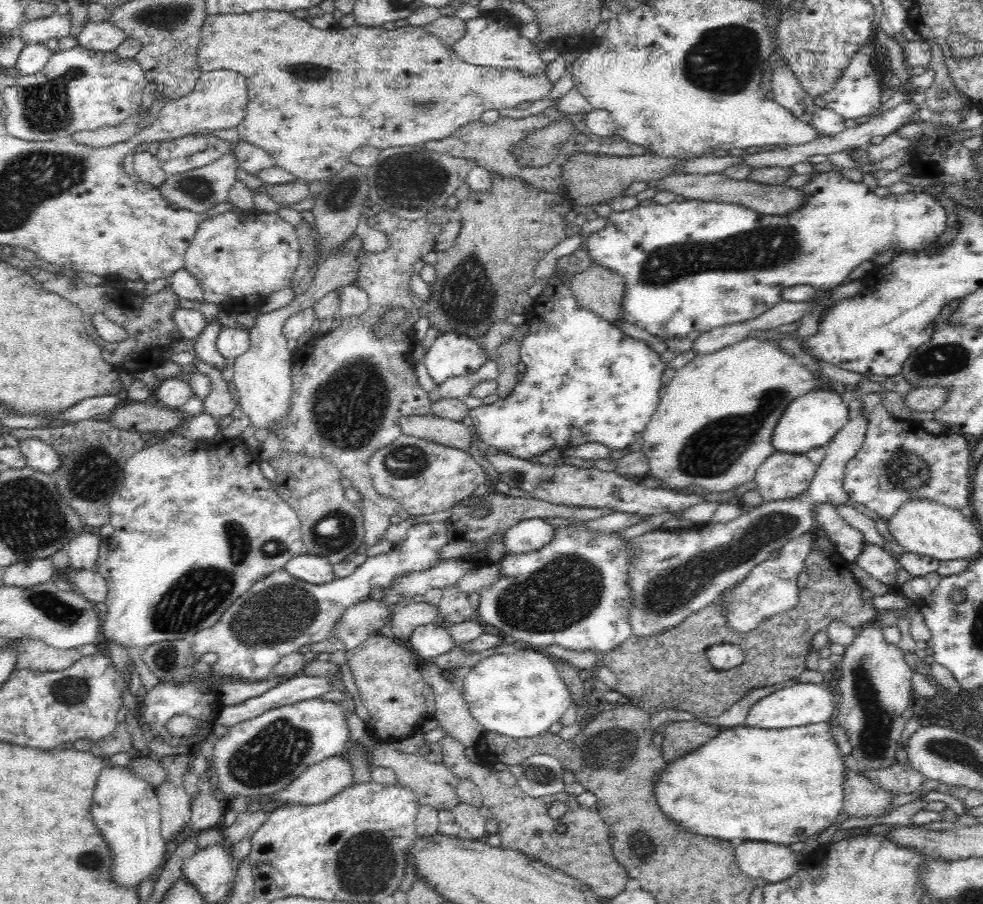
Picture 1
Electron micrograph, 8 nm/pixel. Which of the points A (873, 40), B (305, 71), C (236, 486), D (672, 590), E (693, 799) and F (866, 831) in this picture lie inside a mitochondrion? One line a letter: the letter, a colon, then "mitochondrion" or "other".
A: other
B: mitochondrion
C: other
D: mitochondrion
E: other
F: other

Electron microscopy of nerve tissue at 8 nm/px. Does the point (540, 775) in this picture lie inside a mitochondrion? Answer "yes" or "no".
yes

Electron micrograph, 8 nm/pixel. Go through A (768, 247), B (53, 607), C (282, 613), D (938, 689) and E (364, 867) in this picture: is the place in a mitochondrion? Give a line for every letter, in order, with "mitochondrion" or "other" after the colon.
A: mitochondrion
B: mitochondrion
C: mitochondrion
D: other
E: mitochondrion

